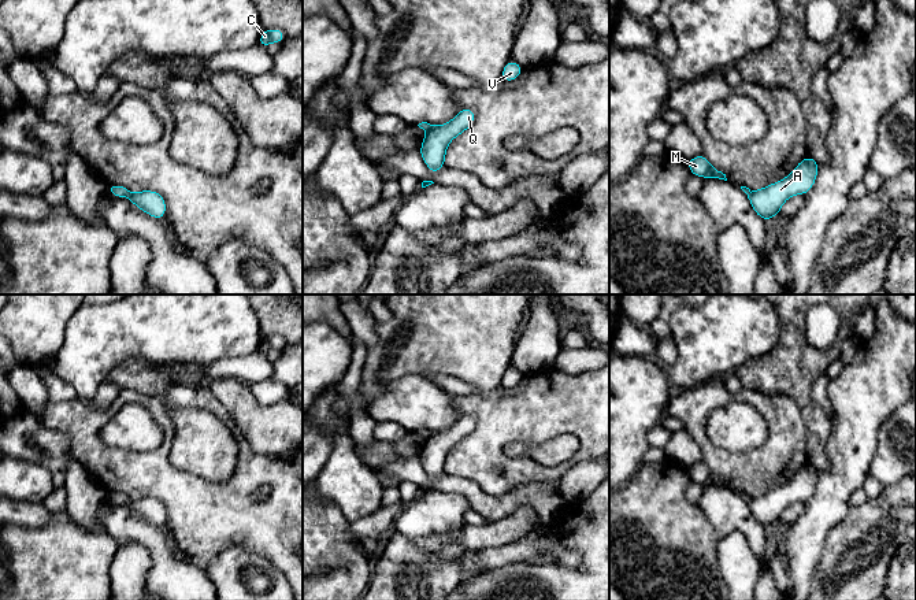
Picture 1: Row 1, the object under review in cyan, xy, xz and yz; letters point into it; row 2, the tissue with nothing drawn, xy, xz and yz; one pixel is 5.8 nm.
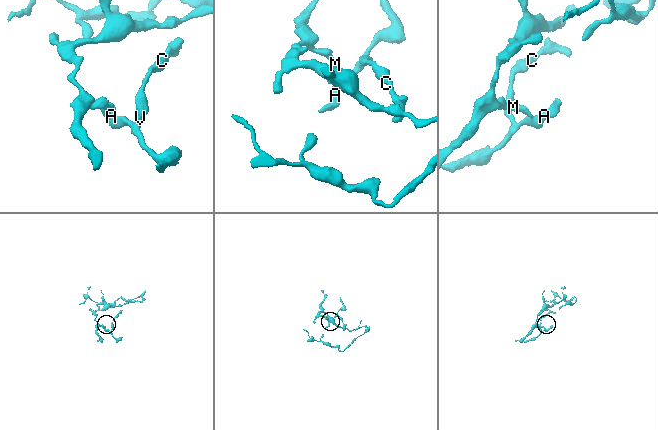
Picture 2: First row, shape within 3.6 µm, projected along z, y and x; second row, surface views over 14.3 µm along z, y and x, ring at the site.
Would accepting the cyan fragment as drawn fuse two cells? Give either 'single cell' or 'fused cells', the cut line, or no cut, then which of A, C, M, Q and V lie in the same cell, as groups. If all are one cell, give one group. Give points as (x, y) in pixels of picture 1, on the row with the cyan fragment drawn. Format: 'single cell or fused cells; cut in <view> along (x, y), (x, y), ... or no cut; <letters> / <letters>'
fused cells; cut in xy along (130, 192), (123, 196); A C Q V / M

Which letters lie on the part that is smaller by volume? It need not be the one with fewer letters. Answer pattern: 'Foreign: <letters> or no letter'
Foreign: A, C, Q, V

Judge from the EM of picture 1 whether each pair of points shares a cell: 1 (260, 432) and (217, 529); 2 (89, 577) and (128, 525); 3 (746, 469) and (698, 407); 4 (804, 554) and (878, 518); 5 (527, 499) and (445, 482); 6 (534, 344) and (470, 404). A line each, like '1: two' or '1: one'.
1: two
2: two
3: one
4: two
5: one
6: two

